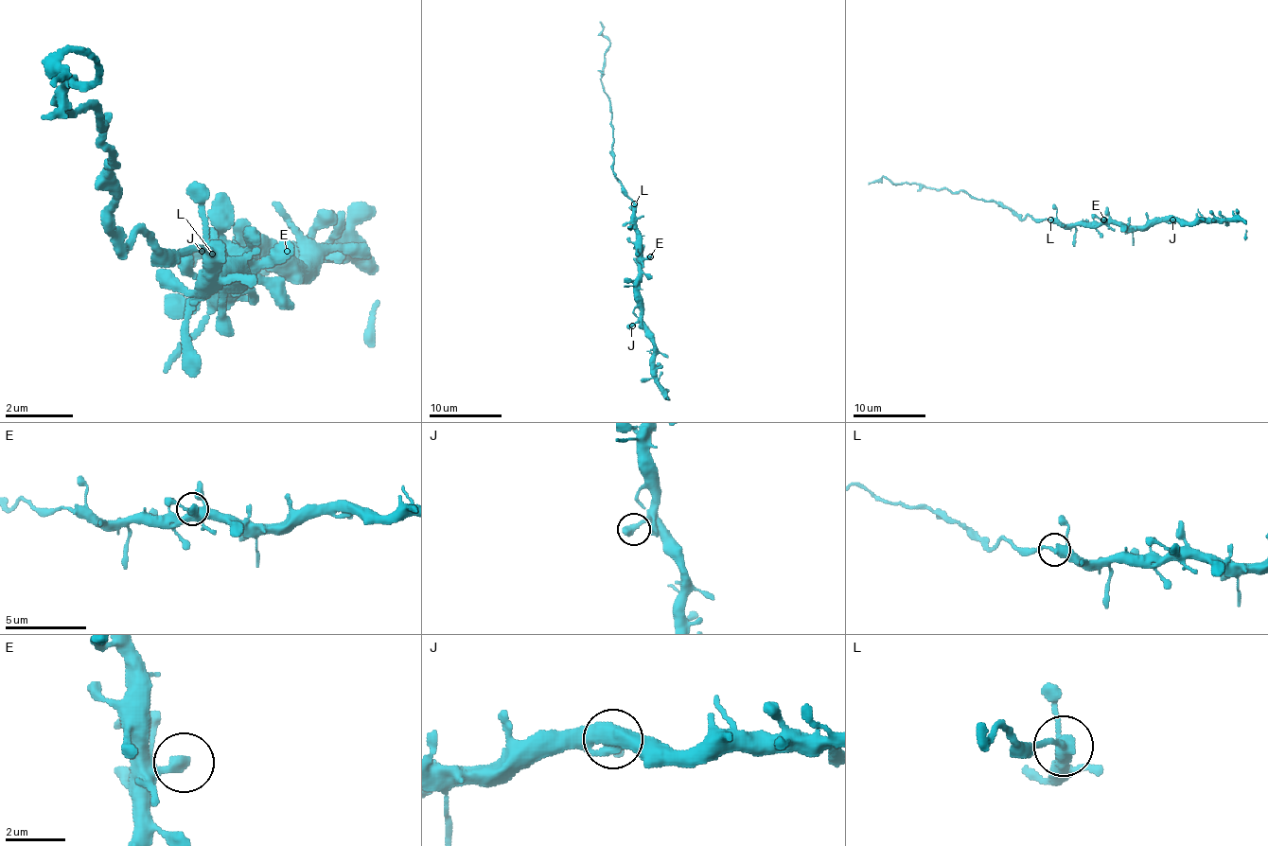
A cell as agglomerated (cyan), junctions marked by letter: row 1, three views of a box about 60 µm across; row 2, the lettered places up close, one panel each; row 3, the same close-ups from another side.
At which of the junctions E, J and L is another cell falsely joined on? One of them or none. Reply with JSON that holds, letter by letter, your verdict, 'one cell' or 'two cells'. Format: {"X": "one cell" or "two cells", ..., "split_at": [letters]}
{"E": "one cell", "J": "one cell", "L": "two cells", "split_at": ["L"]}

